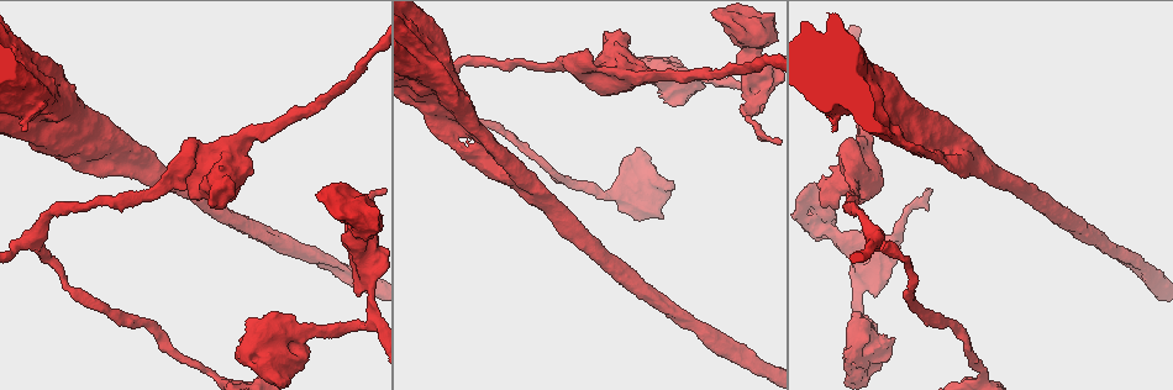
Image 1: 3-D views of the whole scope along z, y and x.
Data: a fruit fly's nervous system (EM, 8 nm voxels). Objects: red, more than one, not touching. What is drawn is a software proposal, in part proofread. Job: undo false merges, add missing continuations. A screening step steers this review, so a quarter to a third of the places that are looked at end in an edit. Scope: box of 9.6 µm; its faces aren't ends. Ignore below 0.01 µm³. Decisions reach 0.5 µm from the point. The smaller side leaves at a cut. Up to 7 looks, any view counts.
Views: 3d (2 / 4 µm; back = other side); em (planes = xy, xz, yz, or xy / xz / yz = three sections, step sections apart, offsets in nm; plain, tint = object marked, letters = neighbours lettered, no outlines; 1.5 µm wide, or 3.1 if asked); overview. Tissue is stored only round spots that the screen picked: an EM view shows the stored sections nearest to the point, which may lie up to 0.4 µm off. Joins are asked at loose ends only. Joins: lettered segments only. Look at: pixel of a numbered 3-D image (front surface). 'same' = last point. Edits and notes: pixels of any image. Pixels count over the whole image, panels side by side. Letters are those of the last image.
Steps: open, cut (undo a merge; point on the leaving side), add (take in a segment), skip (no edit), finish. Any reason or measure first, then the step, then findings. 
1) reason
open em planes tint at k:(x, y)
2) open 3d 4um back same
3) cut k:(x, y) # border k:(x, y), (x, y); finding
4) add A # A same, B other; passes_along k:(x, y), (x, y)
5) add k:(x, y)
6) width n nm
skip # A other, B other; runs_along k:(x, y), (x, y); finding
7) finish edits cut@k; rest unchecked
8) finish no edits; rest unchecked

calibre changes
open 3d 4um at 1:(896, 234)

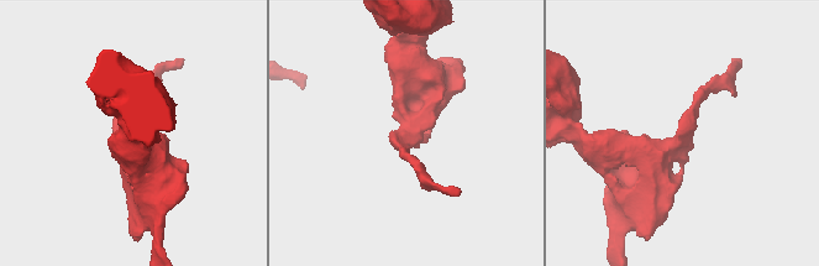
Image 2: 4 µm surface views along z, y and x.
shape alone is not enough
open em planes tint at 2:(403, 137)

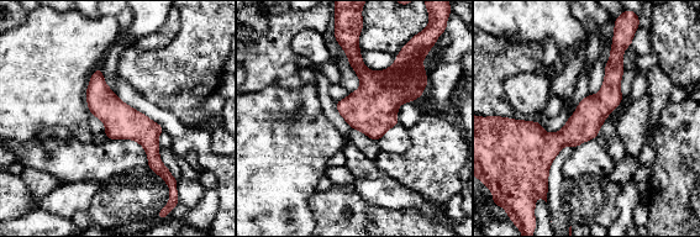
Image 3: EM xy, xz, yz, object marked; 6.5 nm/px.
see the neighbours
open em planes letters same

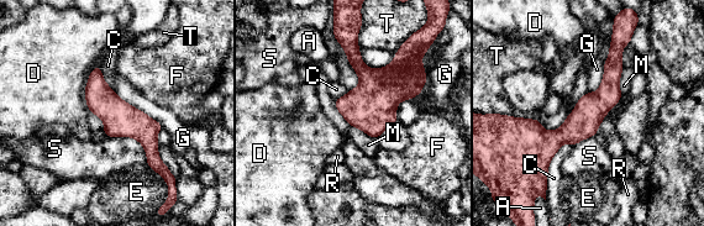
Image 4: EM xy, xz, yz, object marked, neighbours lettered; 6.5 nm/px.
width 200 nm
skip # A other, C other, D other, E other, F other, G other, M other, R other, S other, T other; border 4:(351, 125), (374, 138); one cell here

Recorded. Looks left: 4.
open 3d 4um at 1:(477, 162)

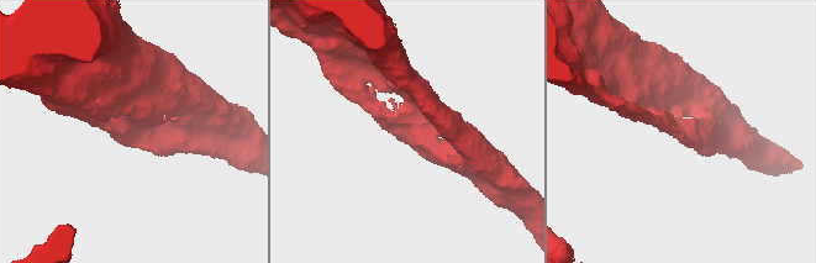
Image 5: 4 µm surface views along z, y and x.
open em planes letters at 5:(131, 143)

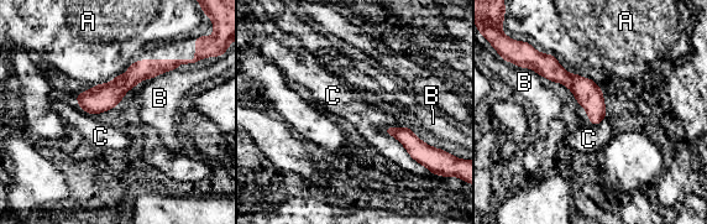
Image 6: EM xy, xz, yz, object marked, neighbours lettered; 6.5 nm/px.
skip # A other, B other, C other; border 6:(382, 129), (392, 135), (423, 166); one cell here

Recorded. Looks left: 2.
finish no edits; rest unchecked

